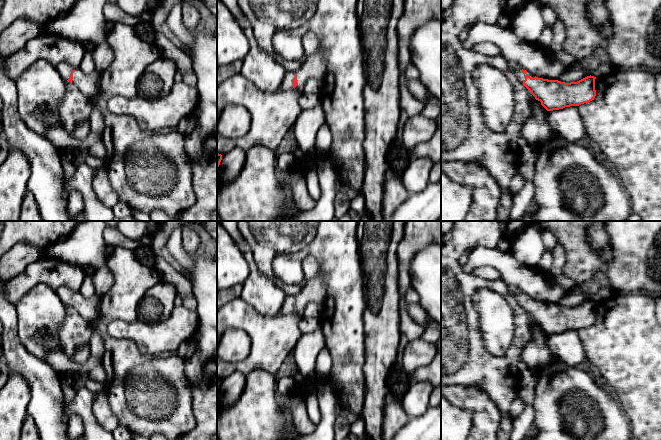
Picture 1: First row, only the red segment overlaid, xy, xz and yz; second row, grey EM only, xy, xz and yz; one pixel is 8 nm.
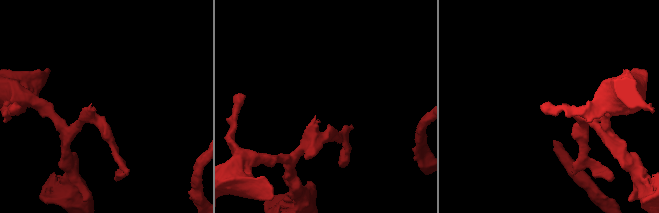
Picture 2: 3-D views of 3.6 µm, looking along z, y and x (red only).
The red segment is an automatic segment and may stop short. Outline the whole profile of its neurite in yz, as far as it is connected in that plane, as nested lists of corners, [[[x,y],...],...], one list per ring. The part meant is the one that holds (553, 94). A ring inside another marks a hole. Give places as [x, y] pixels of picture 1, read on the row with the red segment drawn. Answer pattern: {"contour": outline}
{"contour": [[[523,69],[514,74],[547,111],[579,106],[594,100],[596,96],[596,77],[591,75],[577,82],[565,83],[538,78]]]}

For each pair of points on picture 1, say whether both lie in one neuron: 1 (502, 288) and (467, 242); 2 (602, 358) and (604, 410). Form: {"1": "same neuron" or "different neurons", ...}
{"1": "same neuron", "2": "different neurons"}

